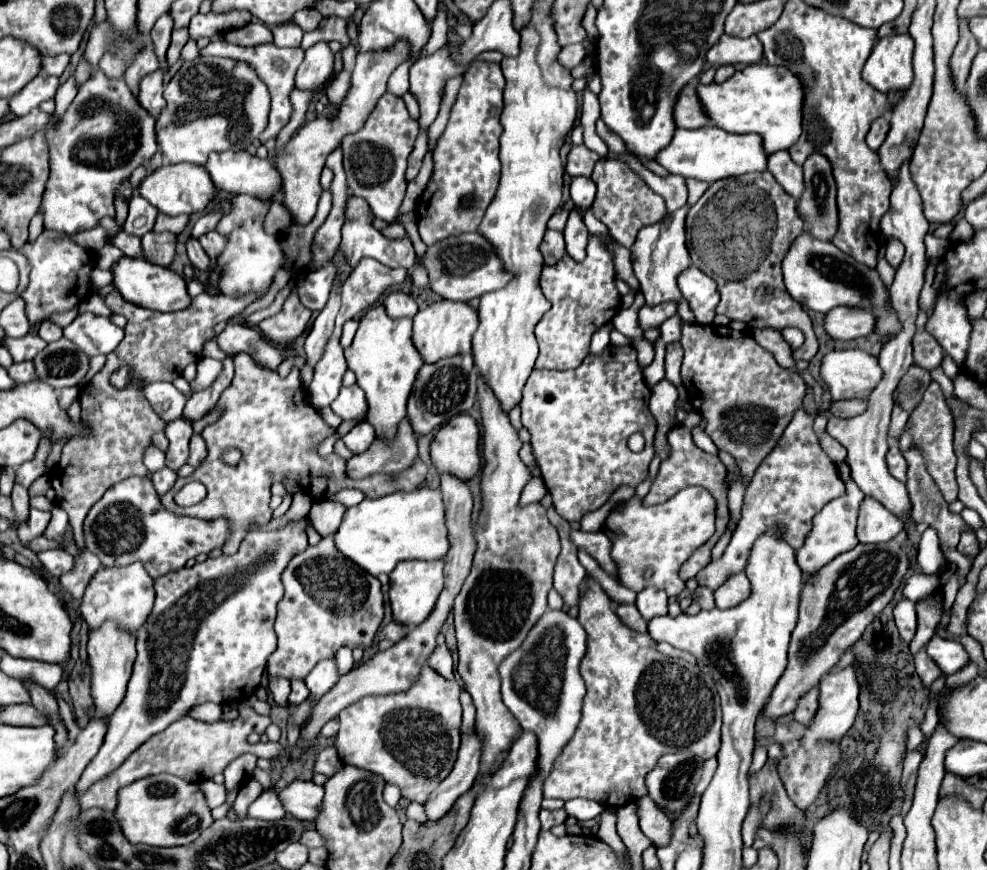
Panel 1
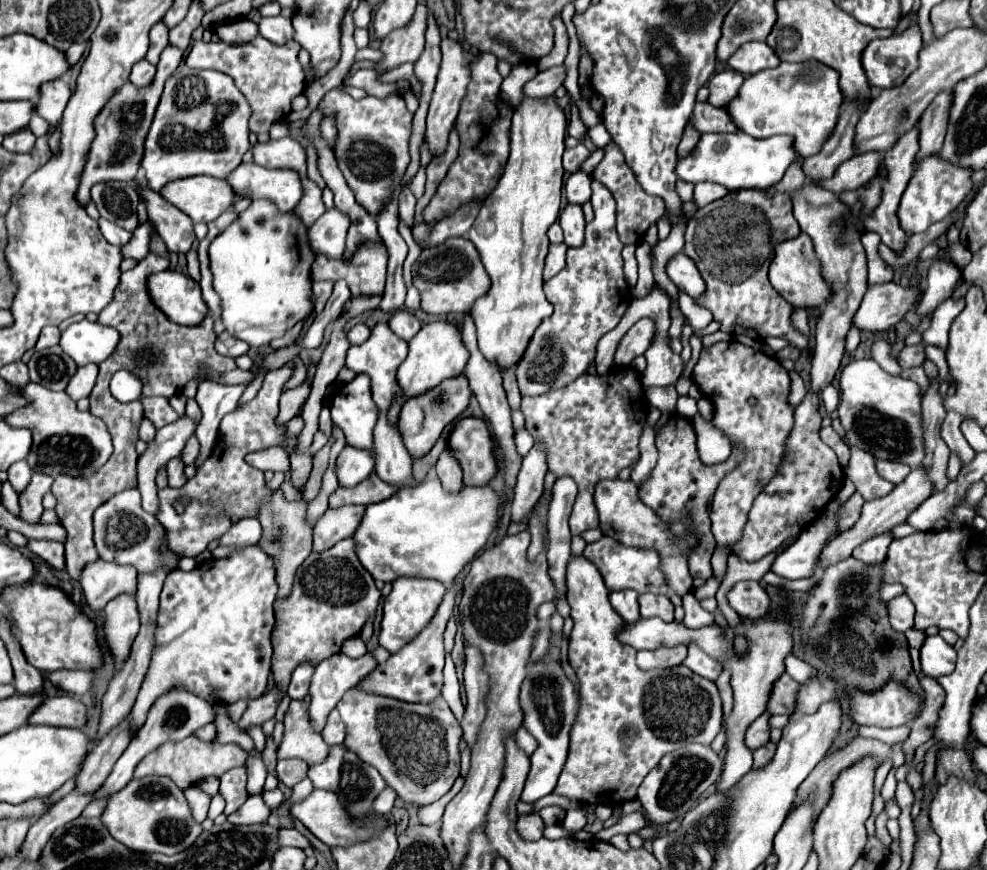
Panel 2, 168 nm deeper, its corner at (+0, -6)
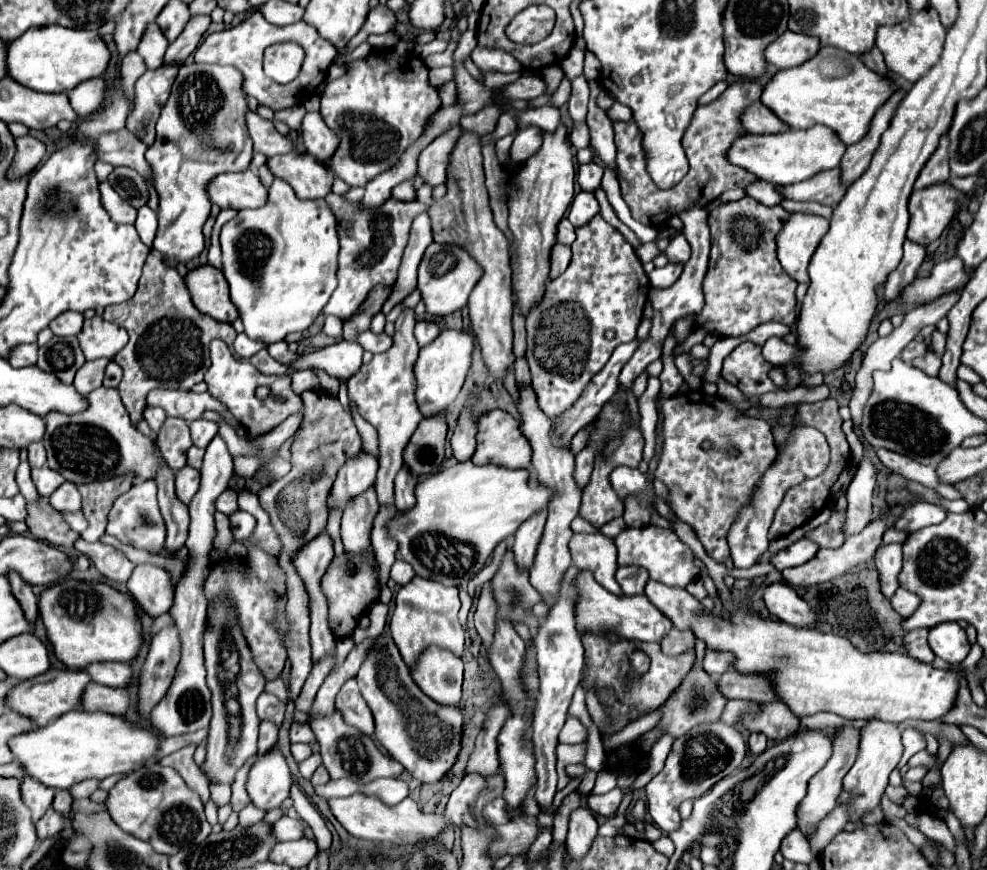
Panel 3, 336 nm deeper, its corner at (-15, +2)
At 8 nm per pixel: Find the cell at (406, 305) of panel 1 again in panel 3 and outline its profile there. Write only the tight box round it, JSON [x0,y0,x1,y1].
[415,320,441,348]

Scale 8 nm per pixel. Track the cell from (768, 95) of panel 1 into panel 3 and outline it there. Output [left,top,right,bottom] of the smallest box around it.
[761,46,899,146]

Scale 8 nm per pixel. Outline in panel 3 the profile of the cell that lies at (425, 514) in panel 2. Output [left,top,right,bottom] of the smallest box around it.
[389,460,555,588]

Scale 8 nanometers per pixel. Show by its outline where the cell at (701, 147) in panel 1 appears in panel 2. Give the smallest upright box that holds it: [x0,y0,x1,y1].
[676,132,800,190]

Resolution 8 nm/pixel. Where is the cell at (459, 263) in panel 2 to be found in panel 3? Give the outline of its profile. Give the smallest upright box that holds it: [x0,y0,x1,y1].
[417,242,481,316]

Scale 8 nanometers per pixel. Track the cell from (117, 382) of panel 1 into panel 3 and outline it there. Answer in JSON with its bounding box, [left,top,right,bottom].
[147,390,237,430]

